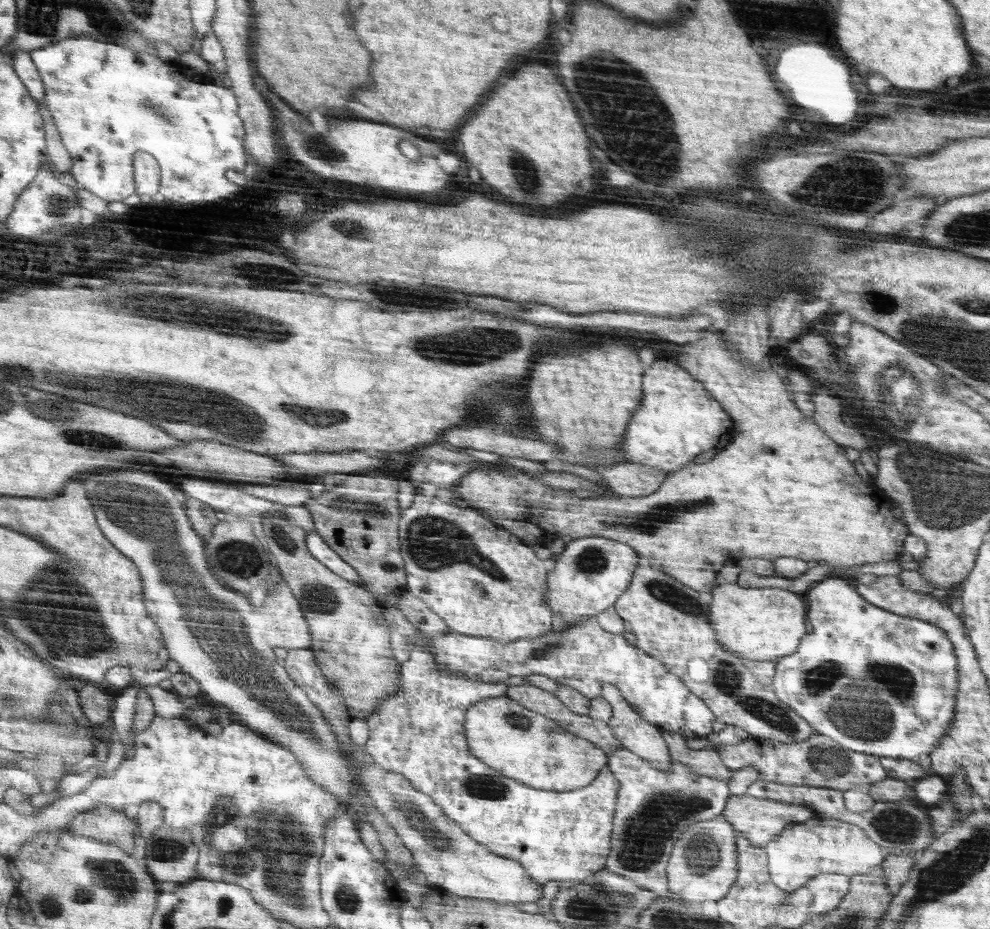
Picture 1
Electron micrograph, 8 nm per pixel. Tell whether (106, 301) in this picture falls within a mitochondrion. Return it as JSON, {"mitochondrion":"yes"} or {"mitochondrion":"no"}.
{"mitochondrion":"no"}

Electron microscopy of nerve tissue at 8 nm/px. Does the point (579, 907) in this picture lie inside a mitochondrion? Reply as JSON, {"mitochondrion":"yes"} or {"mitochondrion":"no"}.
{"mitochondrion":"yes"}

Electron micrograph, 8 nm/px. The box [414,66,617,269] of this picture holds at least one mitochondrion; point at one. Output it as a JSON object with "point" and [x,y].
{"point":[525,173]}

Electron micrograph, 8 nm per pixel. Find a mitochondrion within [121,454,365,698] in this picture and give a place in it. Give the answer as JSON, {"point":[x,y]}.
{"point":[240,561]}

